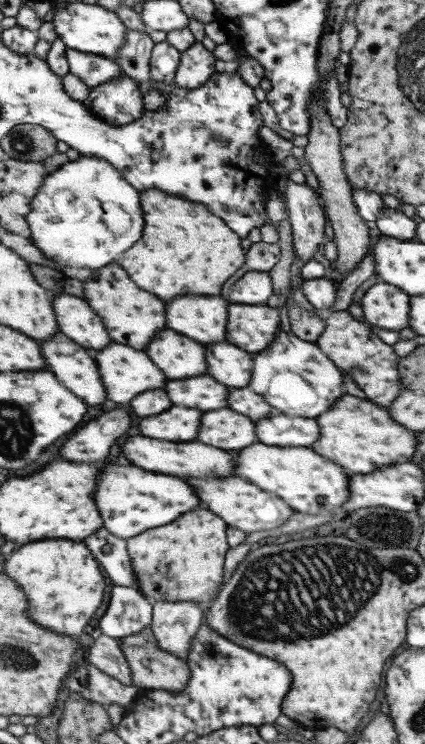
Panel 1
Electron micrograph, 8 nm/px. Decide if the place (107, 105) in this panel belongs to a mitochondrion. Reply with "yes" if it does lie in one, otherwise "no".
no

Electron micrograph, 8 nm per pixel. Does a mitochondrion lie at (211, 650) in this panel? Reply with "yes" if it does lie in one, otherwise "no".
yes

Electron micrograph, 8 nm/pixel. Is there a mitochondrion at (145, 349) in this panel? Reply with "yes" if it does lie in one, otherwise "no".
no

